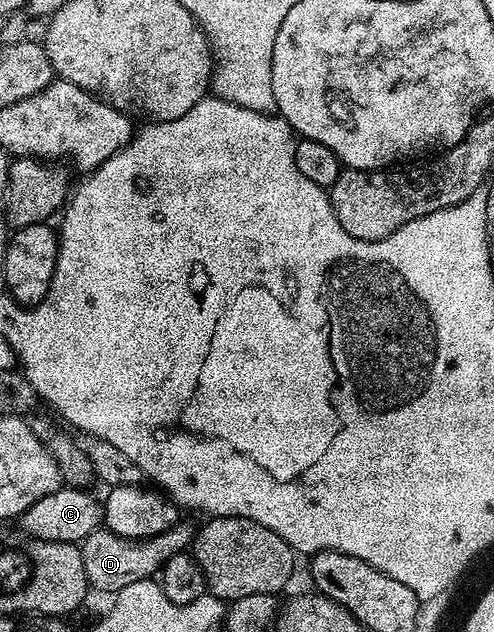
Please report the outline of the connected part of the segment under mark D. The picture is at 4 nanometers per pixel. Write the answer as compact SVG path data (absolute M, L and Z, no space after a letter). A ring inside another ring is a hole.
M187 519L172 525L156 537L144 537L141 541L131 541L127 537L119 537L105 527L94 529L81 543L81 559L85 563L85 579L92 590L114 595L121 592L129 583L137 583L154 578L162 570L163 565L173 555L192 548L197 529Z

